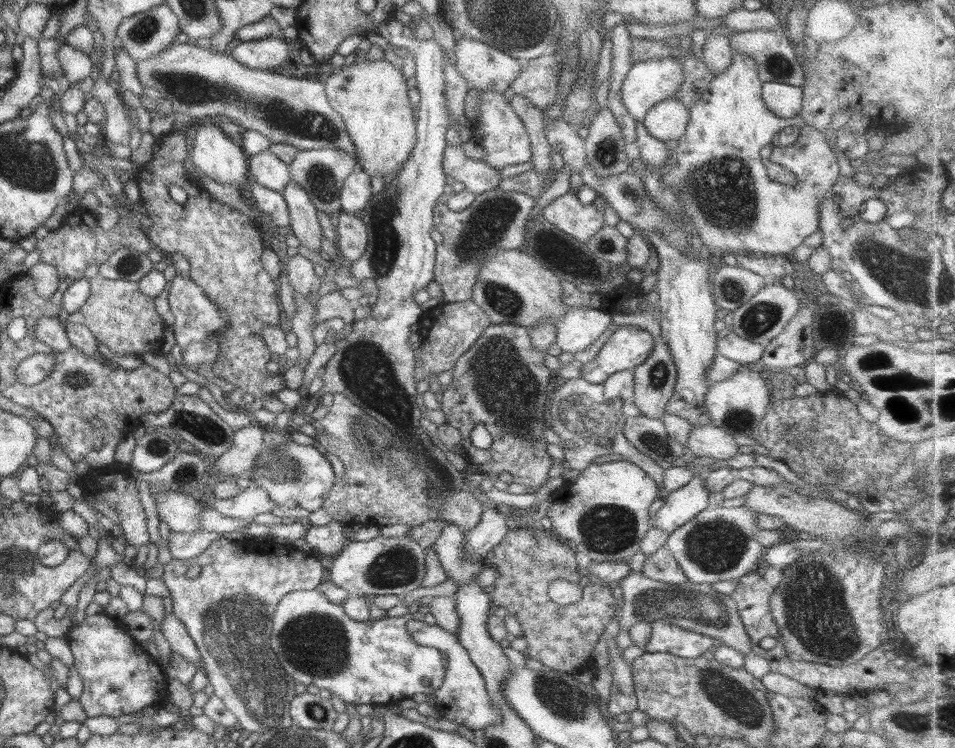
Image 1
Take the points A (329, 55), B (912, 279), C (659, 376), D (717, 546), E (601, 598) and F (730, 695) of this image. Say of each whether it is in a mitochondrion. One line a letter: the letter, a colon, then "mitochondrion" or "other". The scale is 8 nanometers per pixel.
A: other
B: mitochondrion
C: mitochondrion
D: mitochondrion
E: other
F: mitochondrion

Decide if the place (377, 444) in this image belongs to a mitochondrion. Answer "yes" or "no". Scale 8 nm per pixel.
yes

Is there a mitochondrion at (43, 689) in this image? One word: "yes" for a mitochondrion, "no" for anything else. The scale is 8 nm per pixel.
no

